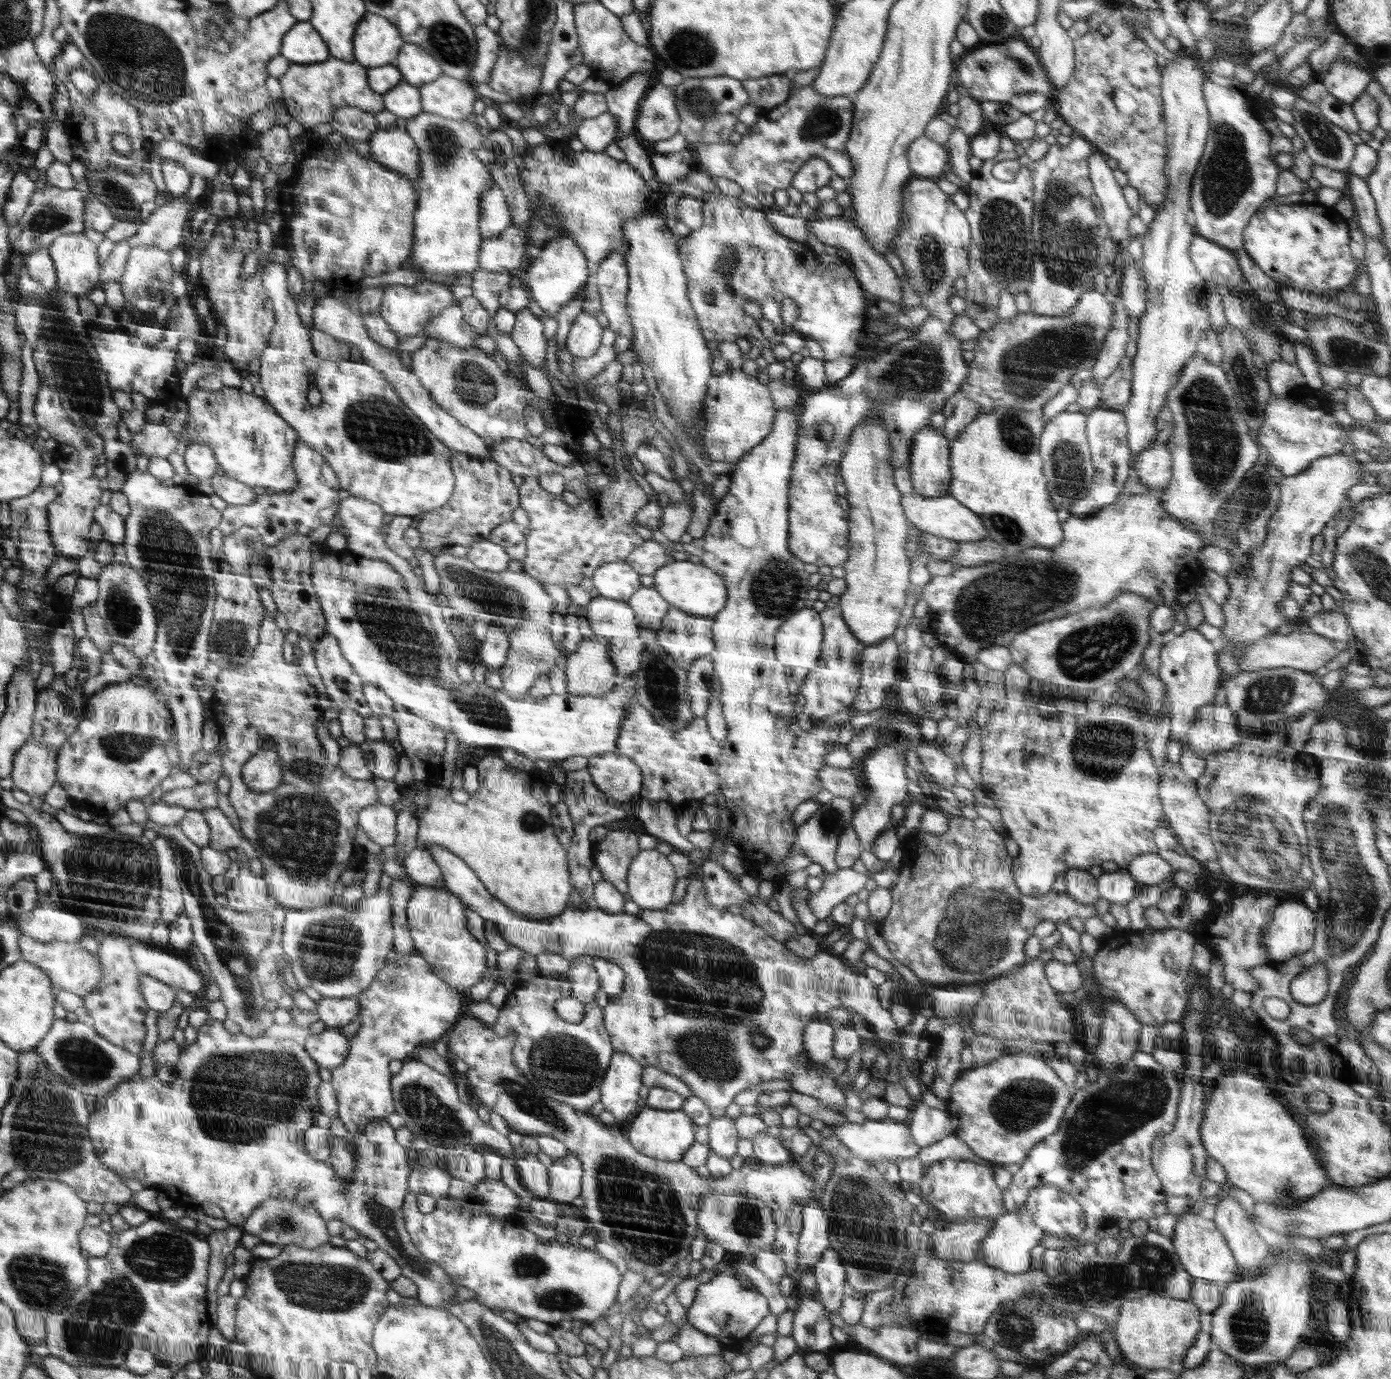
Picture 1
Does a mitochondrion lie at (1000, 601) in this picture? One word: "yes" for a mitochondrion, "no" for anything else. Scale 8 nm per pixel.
yes

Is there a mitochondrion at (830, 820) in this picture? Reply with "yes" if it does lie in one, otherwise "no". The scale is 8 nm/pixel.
yes

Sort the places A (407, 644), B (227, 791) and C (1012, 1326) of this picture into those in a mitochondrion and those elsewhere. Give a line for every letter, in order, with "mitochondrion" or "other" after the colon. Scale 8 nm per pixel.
A: mitochondrion
B: other
C: mitochondrion

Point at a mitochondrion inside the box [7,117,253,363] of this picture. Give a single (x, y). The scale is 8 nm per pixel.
(51, 217)

